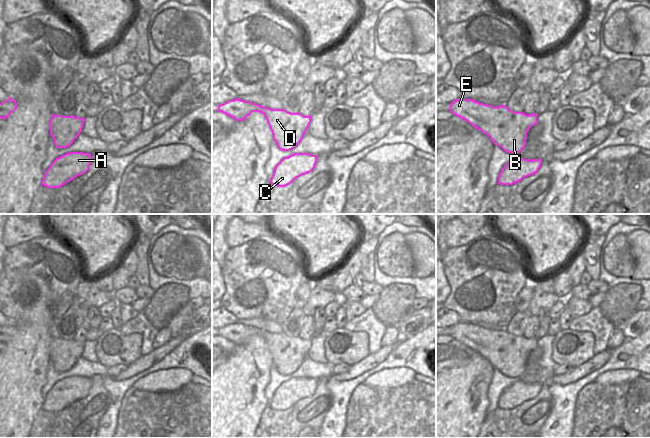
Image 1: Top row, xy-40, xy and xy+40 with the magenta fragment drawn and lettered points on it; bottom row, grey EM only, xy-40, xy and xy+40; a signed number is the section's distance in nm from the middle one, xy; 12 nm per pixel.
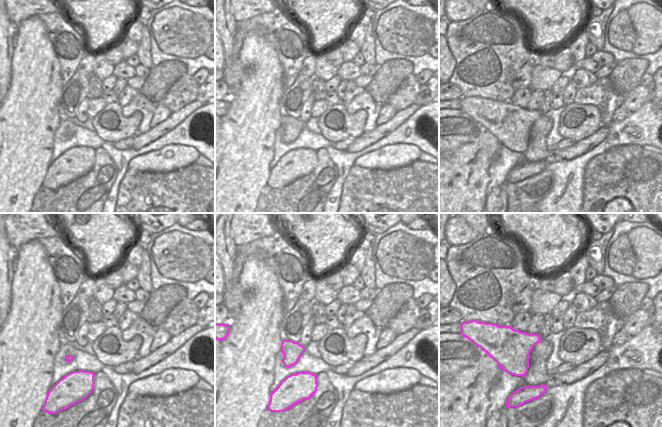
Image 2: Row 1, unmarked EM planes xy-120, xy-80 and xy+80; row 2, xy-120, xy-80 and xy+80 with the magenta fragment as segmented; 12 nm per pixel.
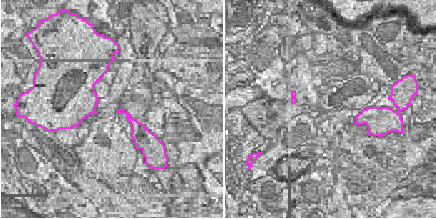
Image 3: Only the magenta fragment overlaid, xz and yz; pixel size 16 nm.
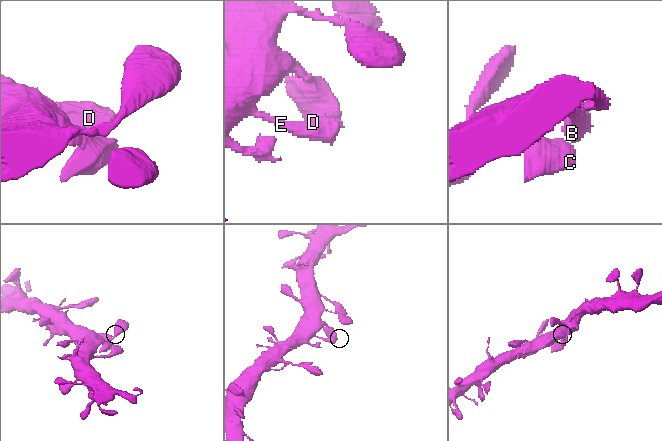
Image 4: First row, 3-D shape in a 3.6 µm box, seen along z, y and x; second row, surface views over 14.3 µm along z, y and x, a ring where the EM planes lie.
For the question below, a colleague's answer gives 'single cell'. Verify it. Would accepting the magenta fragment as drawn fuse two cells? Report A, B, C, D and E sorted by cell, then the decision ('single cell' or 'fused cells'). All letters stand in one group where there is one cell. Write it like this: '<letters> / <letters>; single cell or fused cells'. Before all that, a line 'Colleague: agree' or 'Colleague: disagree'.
Colleague: agree
A B C D E; single cell

